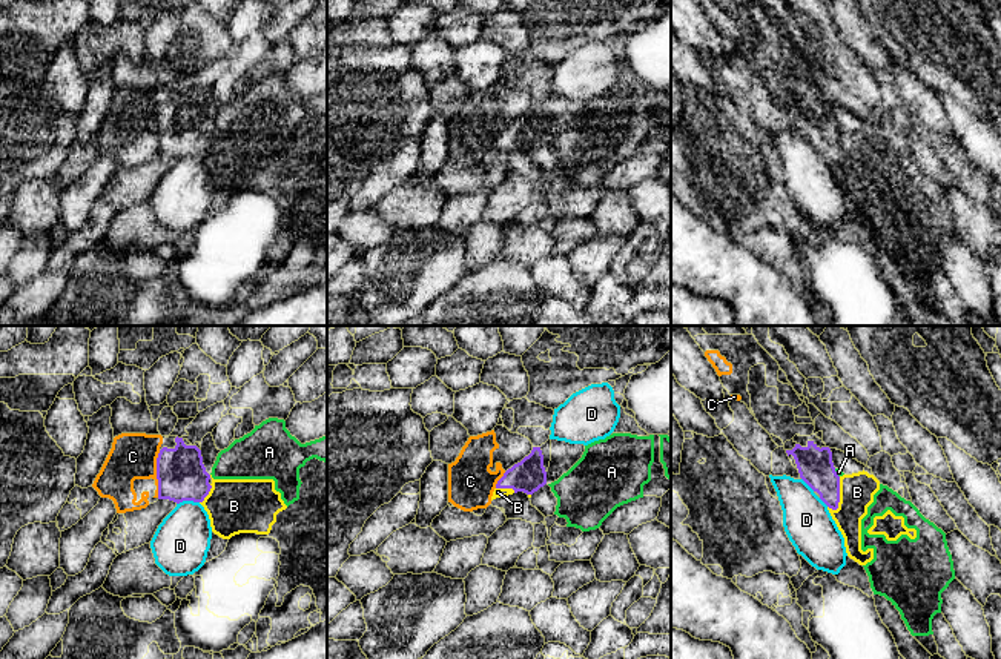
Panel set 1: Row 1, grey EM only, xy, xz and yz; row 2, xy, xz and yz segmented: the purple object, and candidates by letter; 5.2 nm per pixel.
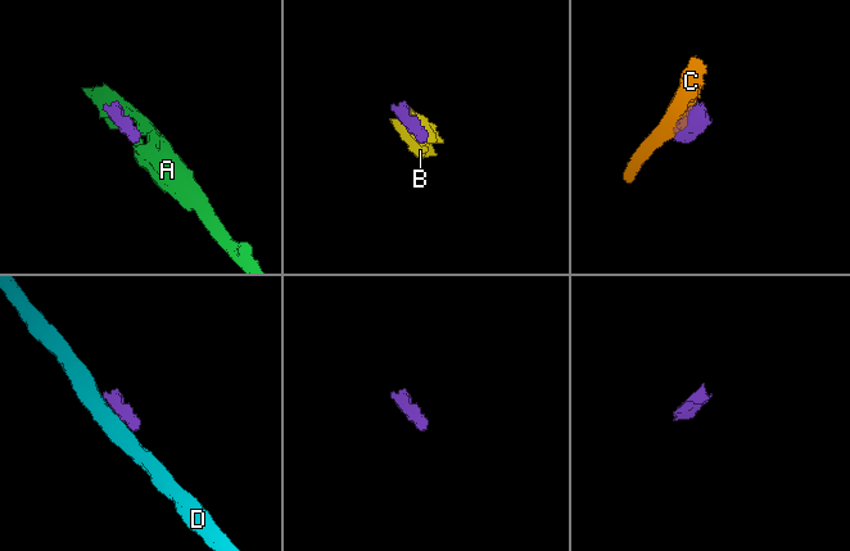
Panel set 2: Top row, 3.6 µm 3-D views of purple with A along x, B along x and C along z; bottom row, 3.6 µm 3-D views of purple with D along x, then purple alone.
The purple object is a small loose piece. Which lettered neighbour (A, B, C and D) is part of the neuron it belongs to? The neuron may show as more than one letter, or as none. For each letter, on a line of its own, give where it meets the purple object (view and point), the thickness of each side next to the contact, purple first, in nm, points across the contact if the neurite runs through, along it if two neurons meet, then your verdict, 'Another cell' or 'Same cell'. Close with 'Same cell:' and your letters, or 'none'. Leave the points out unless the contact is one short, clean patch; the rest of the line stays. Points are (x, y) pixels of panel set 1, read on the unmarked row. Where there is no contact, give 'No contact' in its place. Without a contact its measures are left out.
A: Touches purple at yz (835, 129). Thickness 190 nm (purple) against 30 nm. Boundary: yz (834, 125), (839, 132). Another cell
B: Touches purple at yz (839, 151). Thickness 190 nm (purple) against 180 nm. Another cell
C: Touches purple at xy (157, 129). Thickness 260 nm (purple) against 240 nm. Boundary: xy (160, 106), (157, 114), (157, 152). Another cell
D: Touches purple at xy (188, 155). Thickness 260 nm (purple) against 300 nm. Boundary: xy (198, 157), (180, 157), (177, 160). Another cell
Same cell: none

